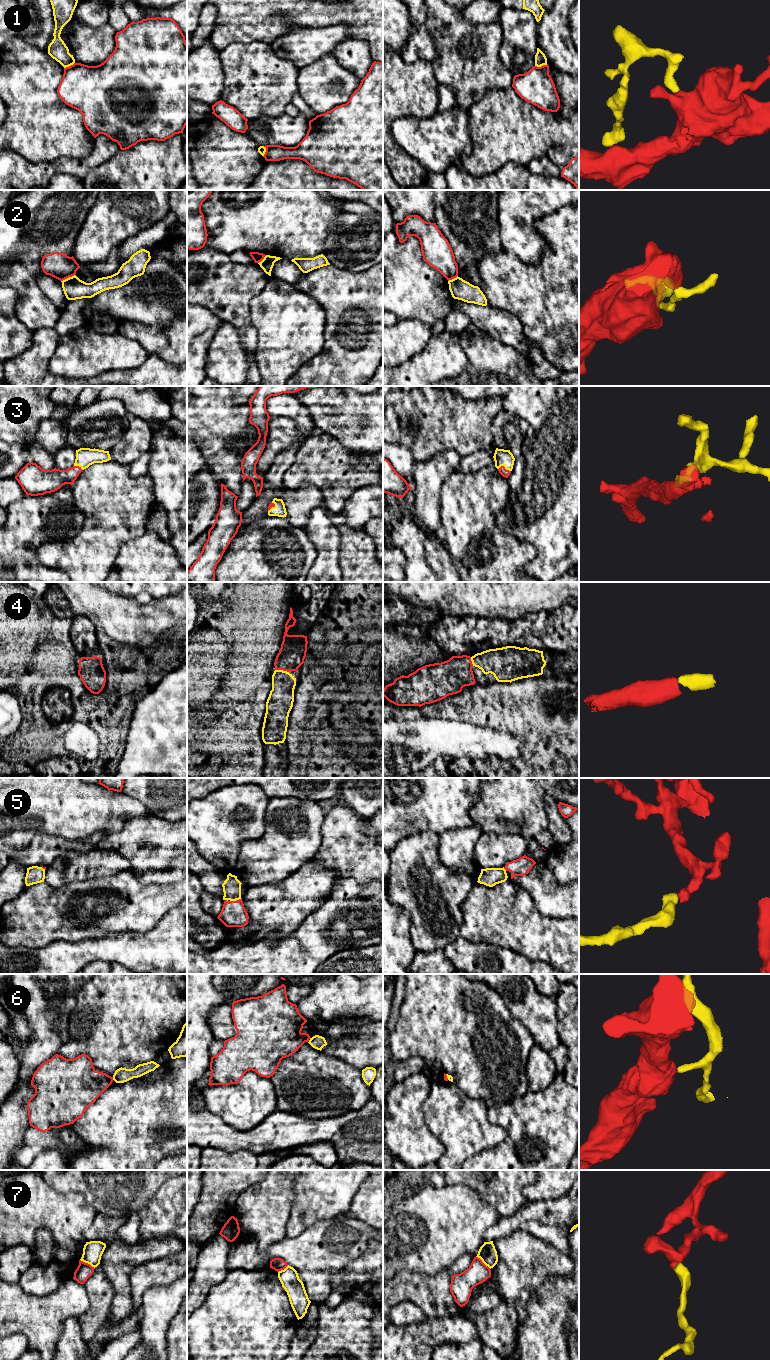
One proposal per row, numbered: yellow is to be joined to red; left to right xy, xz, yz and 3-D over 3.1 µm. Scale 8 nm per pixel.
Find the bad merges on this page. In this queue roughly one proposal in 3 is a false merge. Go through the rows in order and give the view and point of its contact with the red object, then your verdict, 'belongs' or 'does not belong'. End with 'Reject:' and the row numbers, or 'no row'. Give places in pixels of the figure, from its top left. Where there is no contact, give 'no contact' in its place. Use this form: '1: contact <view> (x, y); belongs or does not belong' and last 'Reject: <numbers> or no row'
1: contact yz (541, 66); does not belong
2: contact xy (67, 277); does not belong
3: contact yz (504, 467); belongs
4: contact xz (282, 669); belongs
5: contact xz (233, 901); belongs
6: contact xy (112, 1078); does not belong
7: contact yz (482, 1262); does not belong
Reject: 1, 2, 6, 7

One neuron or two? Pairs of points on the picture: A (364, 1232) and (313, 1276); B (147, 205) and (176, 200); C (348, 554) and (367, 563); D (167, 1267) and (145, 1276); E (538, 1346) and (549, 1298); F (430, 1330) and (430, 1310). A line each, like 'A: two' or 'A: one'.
A: one
B: two
C: one
D: one
E: one
F: two

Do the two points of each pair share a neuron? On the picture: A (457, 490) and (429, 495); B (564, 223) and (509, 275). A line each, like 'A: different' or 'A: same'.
A: different
B: same

